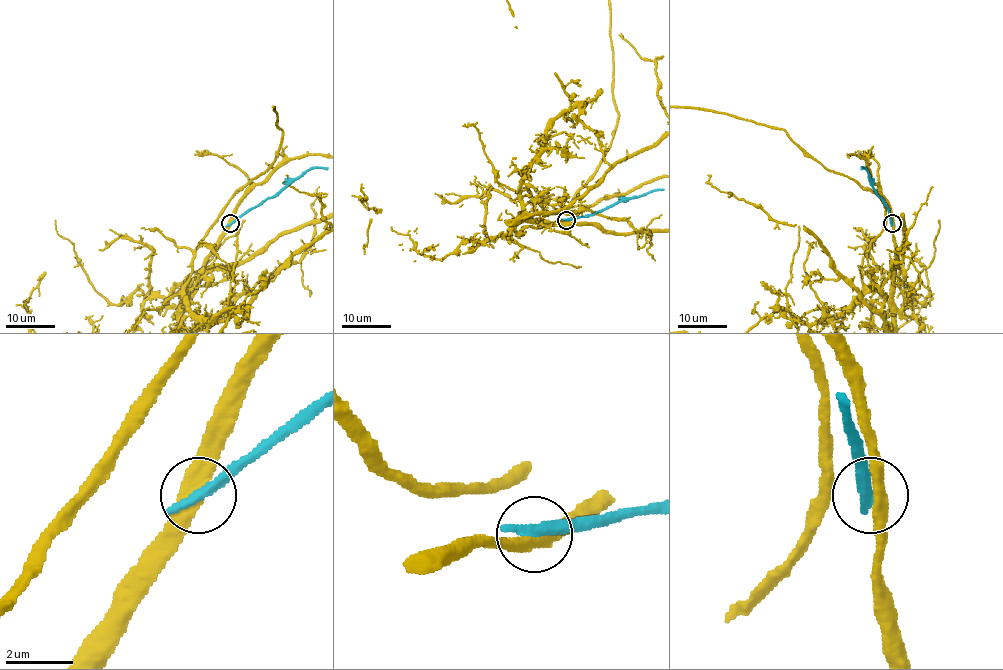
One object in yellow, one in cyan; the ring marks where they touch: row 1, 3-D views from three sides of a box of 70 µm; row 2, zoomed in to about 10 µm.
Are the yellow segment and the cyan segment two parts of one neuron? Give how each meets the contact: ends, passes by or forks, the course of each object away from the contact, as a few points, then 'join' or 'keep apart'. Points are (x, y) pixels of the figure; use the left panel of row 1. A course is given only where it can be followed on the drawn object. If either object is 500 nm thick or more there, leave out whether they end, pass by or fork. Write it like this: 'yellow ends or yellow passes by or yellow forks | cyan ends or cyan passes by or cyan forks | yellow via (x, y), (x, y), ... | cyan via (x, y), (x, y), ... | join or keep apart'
yellow passes by | cyan ends | cyan via (230, 223), (278, 195), (307, 171), (327, 167) | keep apart

